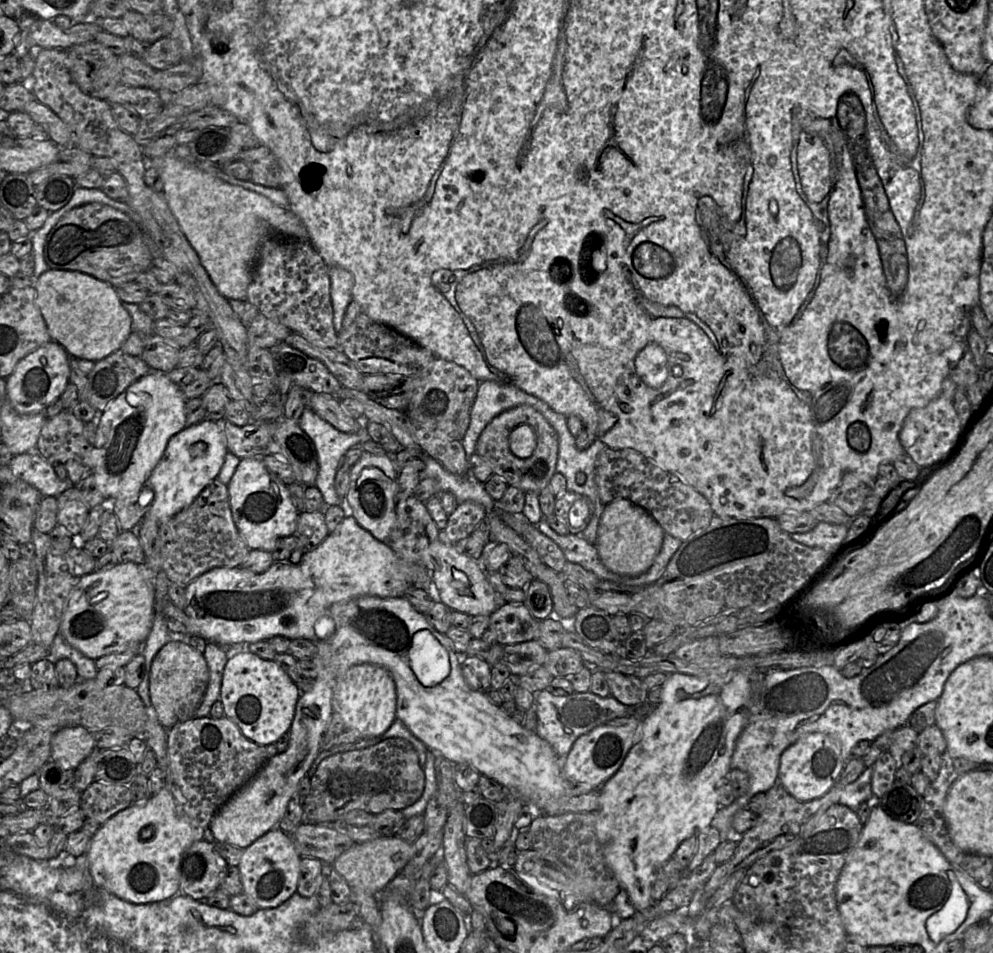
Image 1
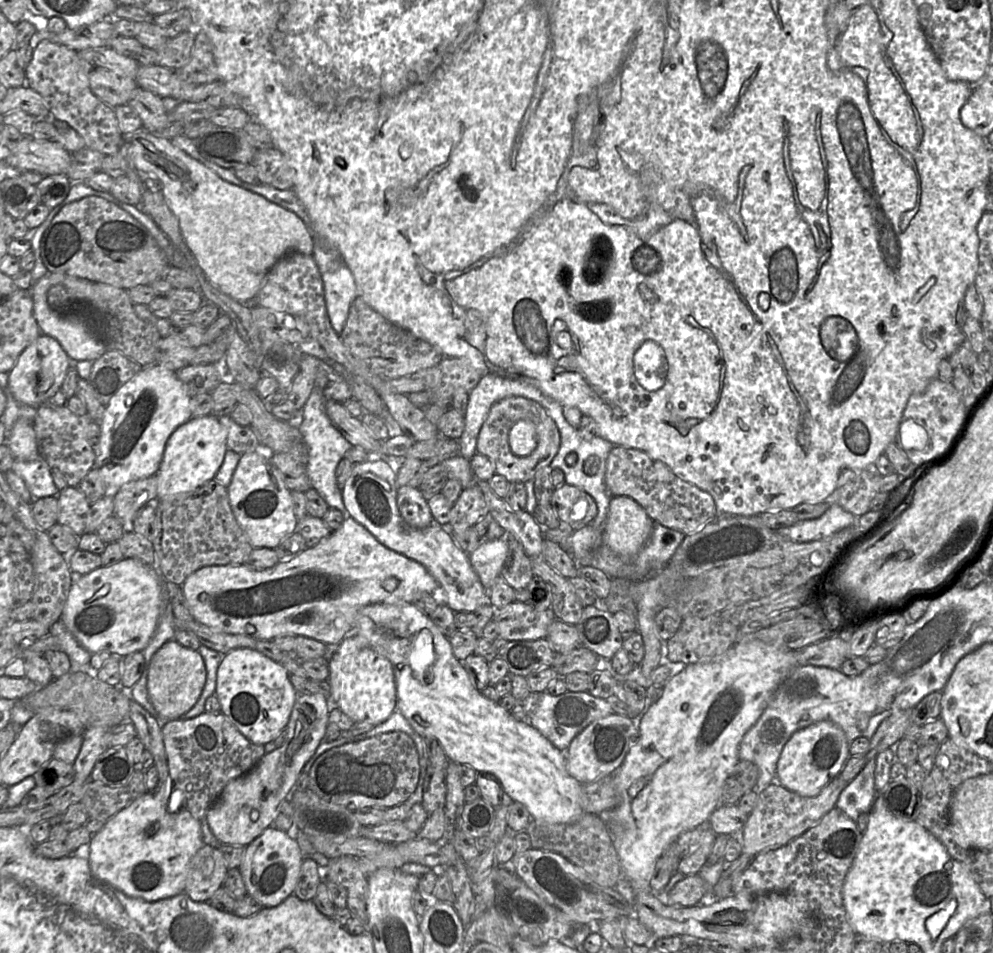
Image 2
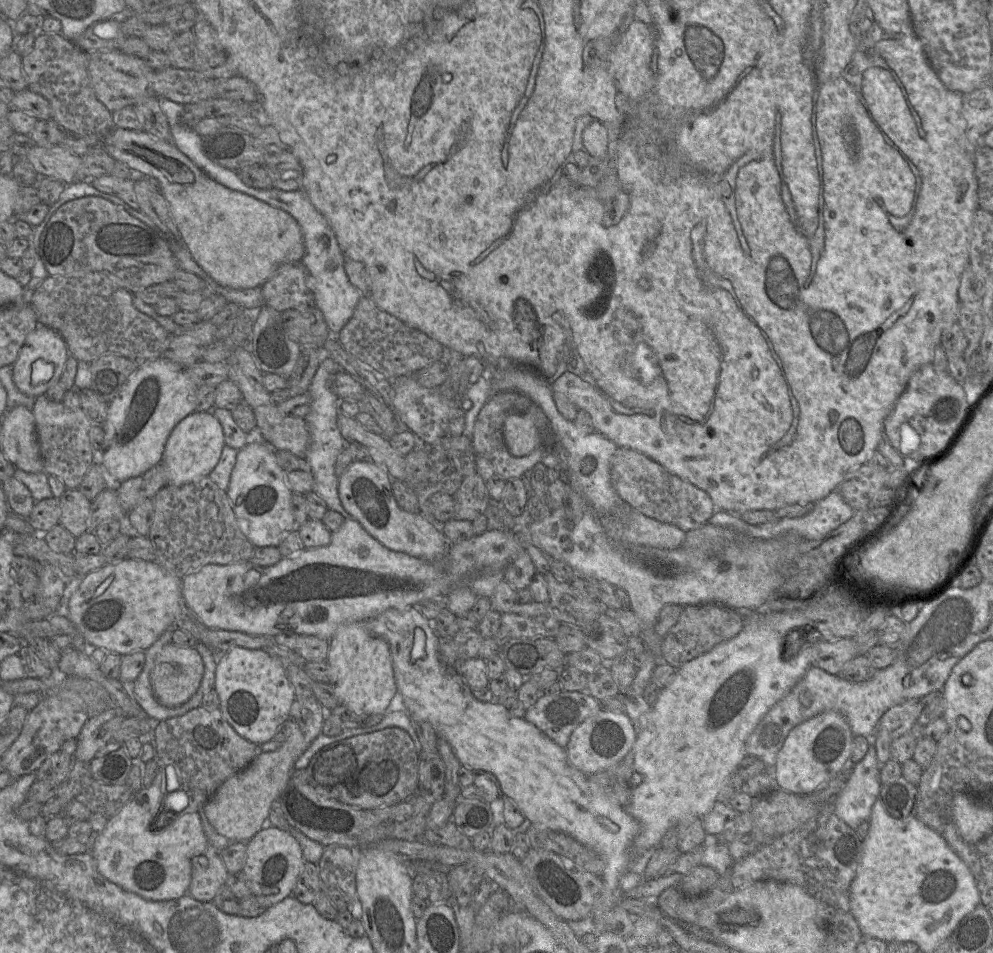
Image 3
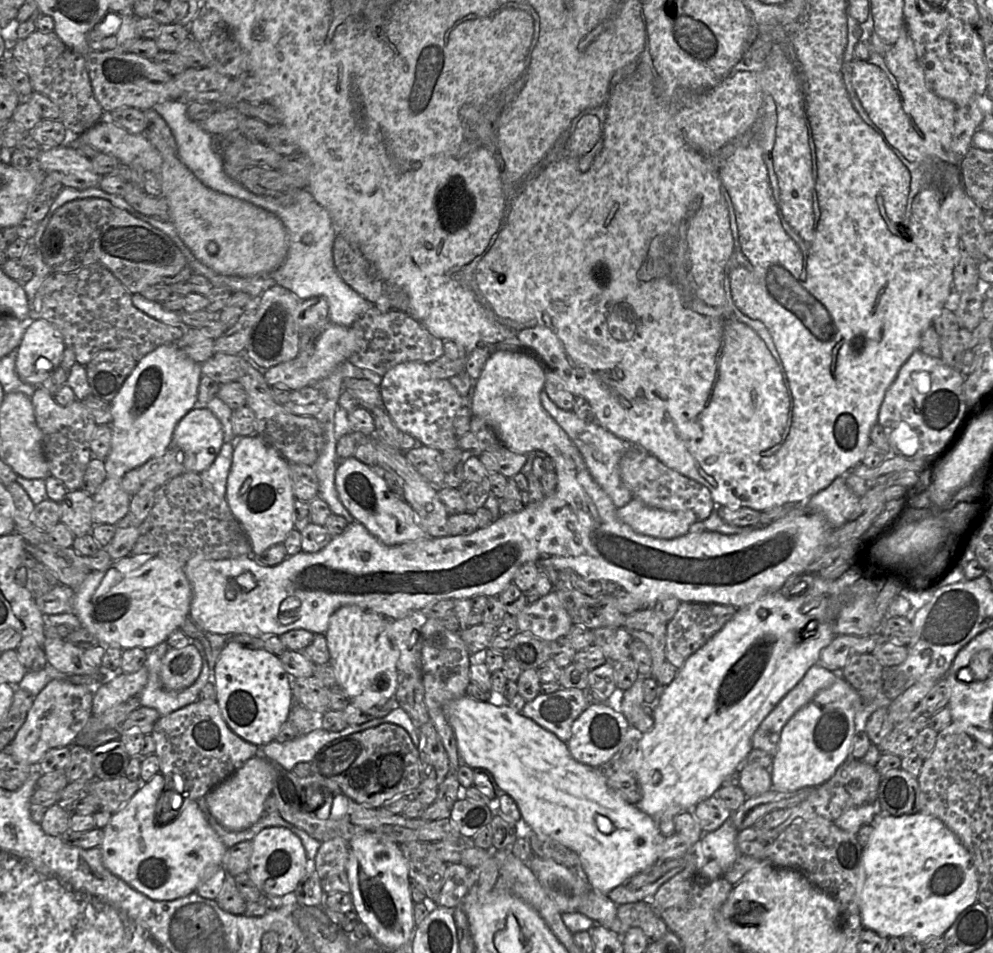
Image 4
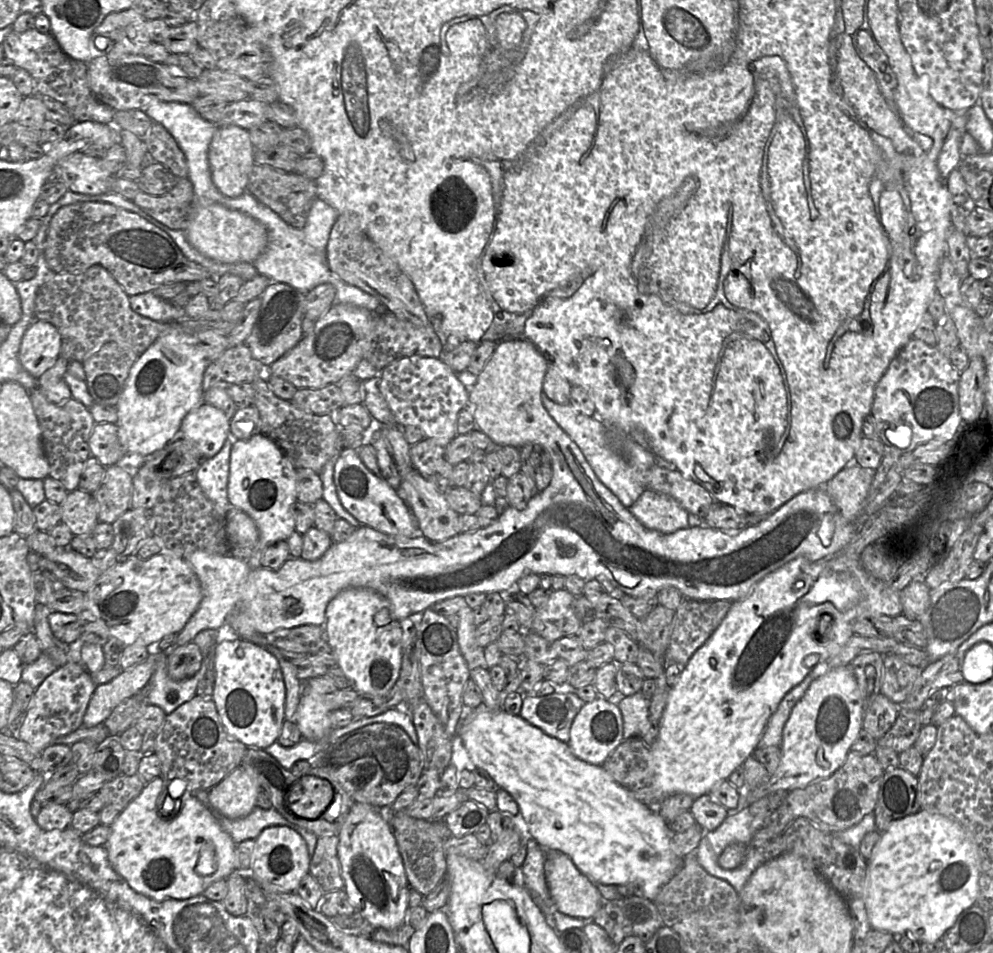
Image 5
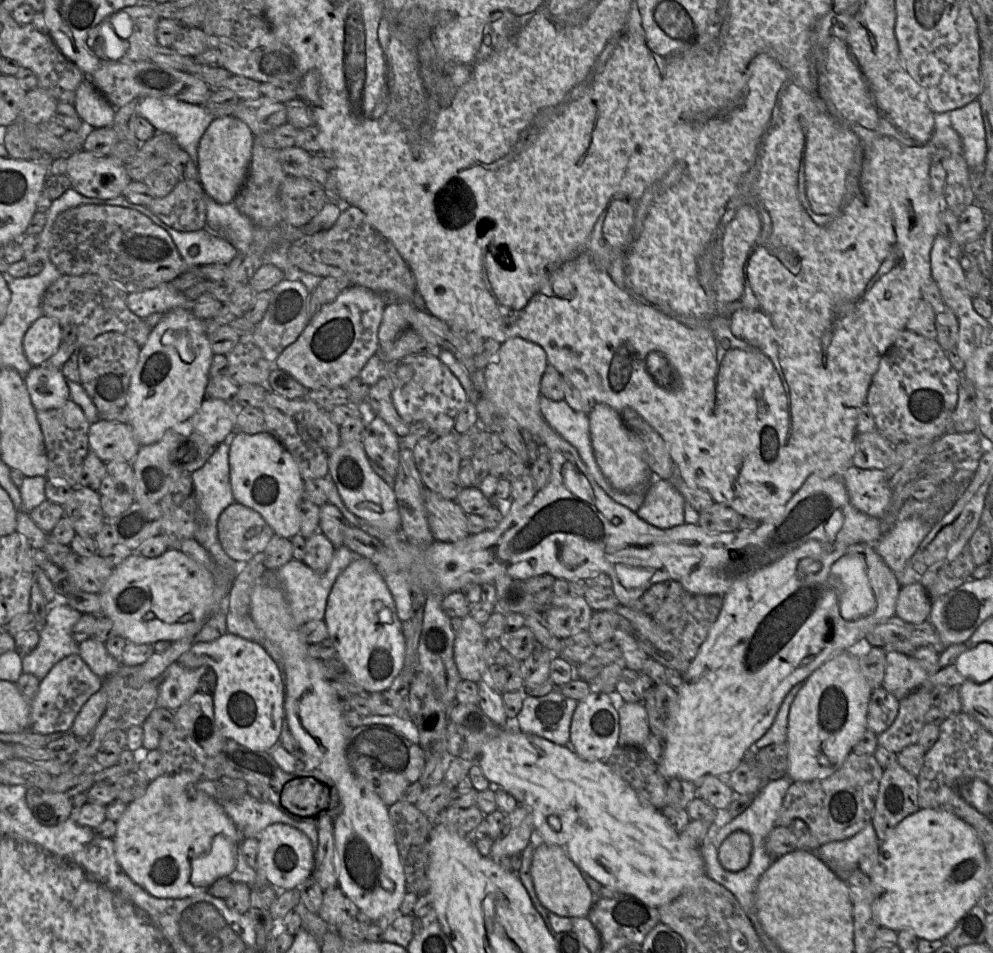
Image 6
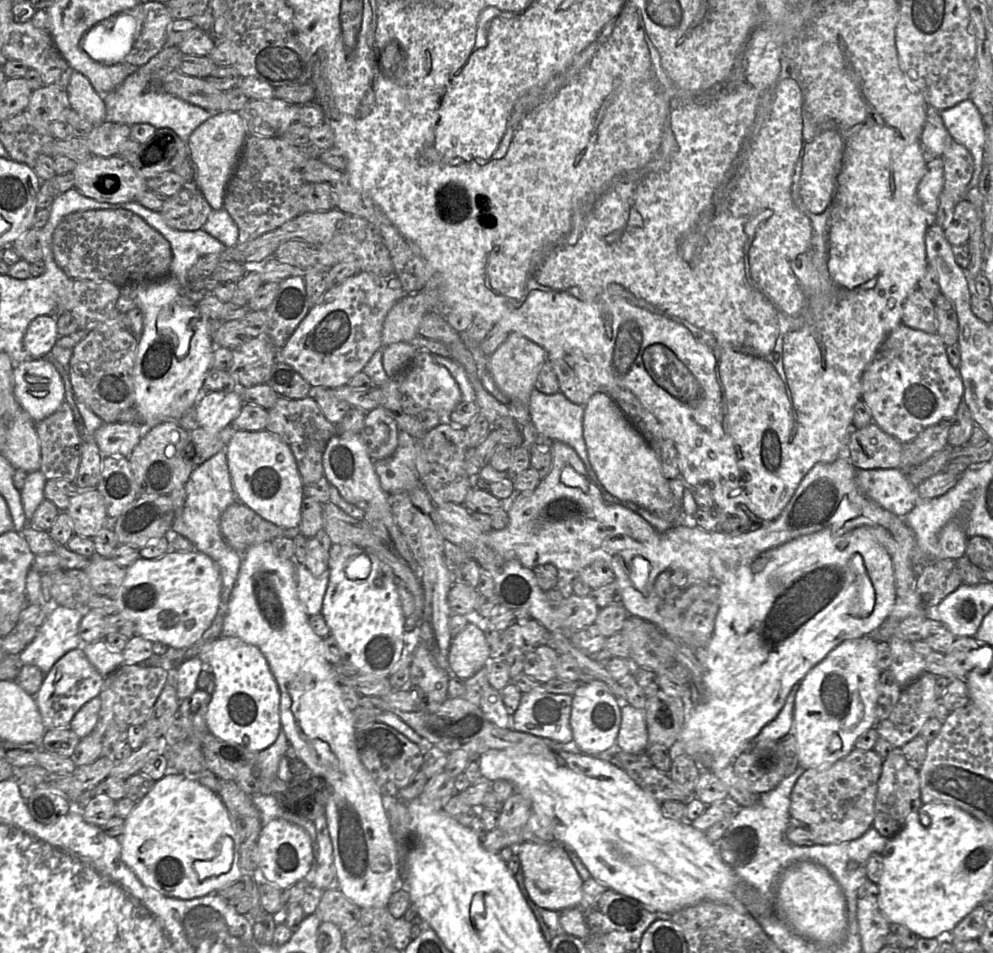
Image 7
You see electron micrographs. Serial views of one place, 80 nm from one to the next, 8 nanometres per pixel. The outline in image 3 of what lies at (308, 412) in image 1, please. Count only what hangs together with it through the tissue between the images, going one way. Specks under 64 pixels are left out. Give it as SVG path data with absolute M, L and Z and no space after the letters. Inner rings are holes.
M330 357L323 358L312 380L308 393L311 397L310 412L304 417L309 432L310 446L306 454L306 461L311 467L314 478L314 491L325 501L328 509L340 513L346 520L353 519L344 509L338 494L338 477L335 474L335 463L340 452L347 446L342 437L337 418L340 412L339 398L331 390L332 376L341 371L339 364Z

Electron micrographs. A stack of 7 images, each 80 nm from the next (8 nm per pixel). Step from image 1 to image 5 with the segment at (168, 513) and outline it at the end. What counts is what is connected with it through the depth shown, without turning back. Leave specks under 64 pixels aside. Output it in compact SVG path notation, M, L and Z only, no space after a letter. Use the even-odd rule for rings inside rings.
M201 403L183 418L179 436L190 440L202 459L215 456L230 435L230 420L224 412Z

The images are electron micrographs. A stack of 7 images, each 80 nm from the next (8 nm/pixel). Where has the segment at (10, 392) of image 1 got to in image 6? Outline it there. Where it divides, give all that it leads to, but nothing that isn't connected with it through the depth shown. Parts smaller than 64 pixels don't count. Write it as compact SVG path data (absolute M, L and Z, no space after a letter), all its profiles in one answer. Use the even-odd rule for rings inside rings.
M42 315L26 331L24 354L32 366L46 364L61 345L61 325L54 318Z

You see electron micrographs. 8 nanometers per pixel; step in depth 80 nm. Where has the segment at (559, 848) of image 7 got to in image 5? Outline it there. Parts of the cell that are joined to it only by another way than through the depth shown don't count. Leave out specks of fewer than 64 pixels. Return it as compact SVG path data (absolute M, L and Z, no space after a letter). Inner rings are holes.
M546 851L545 877L557 911L592 919L603 904L597 887L562 852Z

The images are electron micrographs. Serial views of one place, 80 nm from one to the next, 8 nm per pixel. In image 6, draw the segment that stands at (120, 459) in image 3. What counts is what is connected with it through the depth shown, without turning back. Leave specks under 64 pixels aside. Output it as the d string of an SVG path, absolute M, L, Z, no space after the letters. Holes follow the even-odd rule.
M175 308L165 313L140 348L124 407L138 443L158 442L165 431L190 419L205 399L212 352L205 323L192 311Z

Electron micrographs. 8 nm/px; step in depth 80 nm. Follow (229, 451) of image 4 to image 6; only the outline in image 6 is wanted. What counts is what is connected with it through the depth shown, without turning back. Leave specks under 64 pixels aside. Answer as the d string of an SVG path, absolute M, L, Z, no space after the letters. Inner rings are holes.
M234 430L228 434L225 440L215 447L214 453L207 462L191 474L198 507L194 539L207 550L221 571L229 572L232 575L232 580L239 572L240 563L247 562L237 562L223 550L218 537L218 518L221 512L235 501L230 483L229 468L229 450L235 434Z

